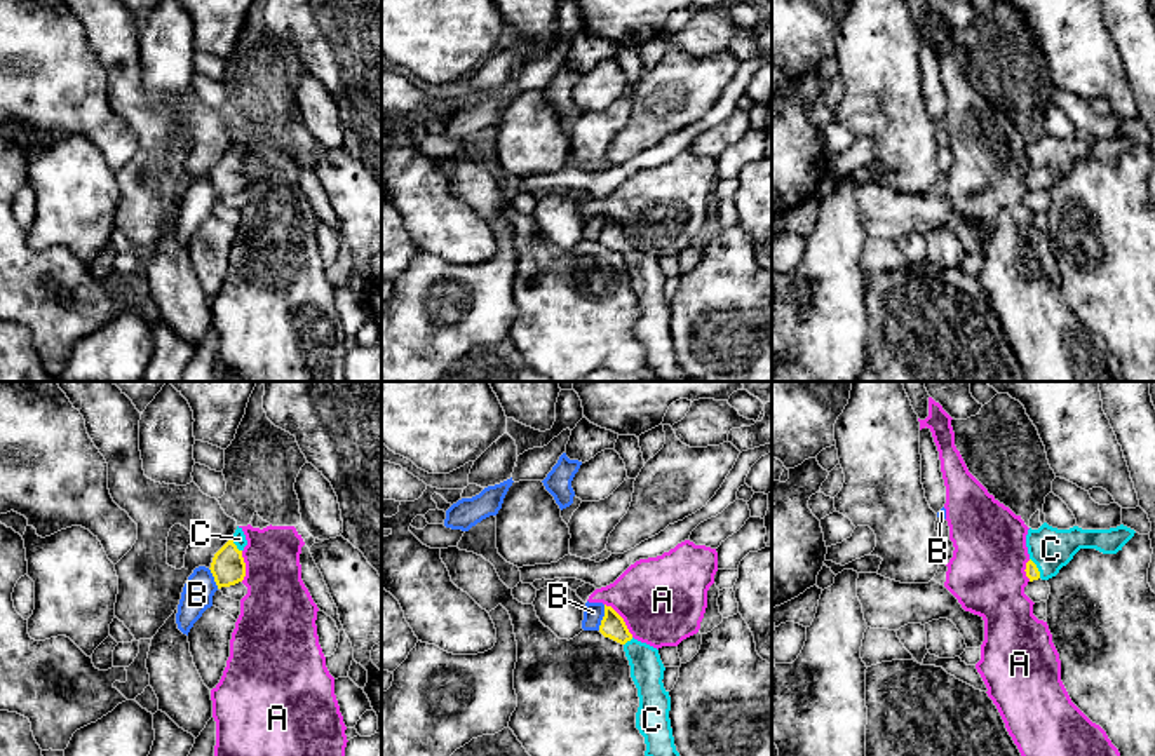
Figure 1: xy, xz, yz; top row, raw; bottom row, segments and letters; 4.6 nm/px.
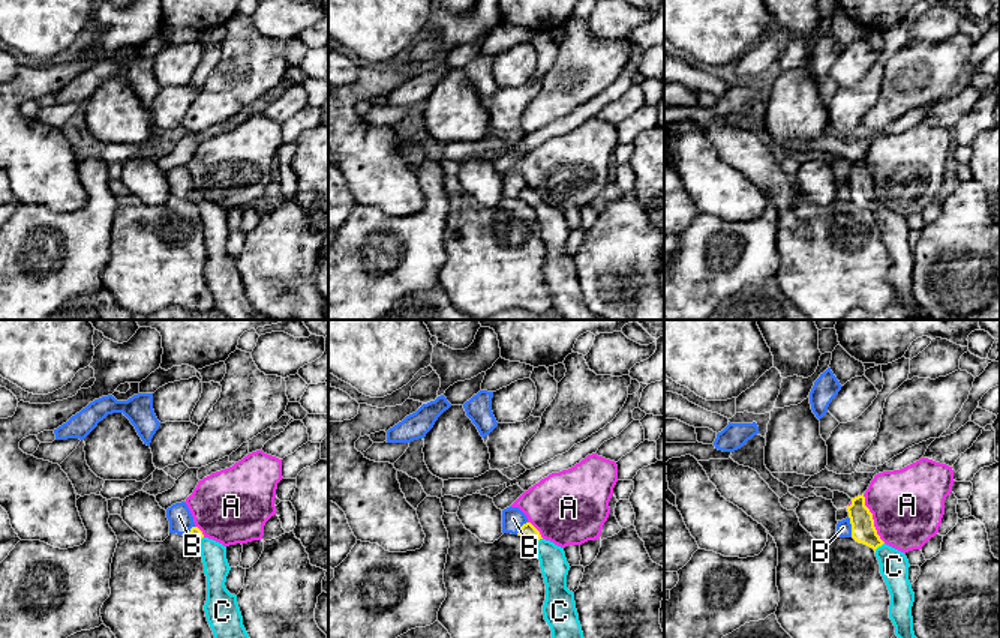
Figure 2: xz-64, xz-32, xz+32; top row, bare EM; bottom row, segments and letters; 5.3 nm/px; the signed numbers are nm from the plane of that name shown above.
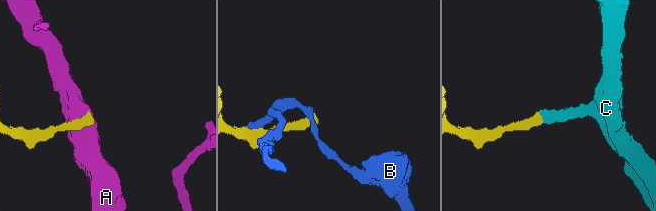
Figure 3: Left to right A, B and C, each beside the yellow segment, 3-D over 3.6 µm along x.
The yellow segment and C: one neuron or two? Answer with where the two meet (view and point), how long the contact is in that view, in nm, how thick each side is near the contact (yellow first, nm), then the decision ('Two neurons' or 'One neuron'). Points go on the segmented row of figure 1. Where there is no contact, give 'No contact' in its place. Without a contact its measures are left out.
Touches yellow at yz (1037, 568). Shared border 110 nm. Thickness 60 nm (yellow) against 200 nm. One neuron

